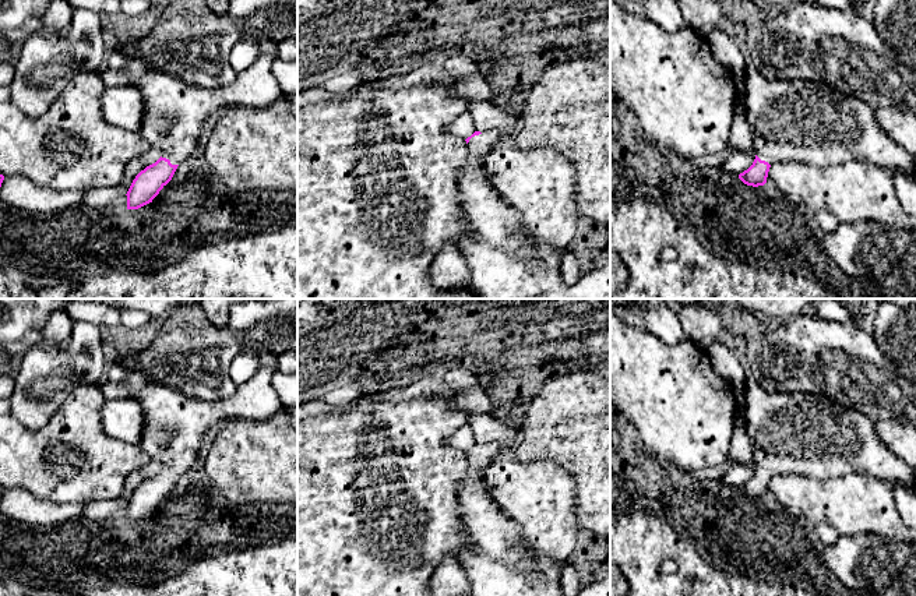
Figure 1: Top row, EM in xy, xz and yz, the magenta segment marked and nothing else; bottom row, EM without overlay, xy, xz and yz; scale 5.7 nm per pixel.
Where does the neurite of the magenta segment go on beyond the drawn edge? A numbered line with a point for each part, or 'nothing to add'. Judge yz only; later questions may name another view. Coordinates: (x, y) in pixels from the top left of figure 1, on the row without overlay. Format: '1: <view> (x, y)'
1: yz (800, 433)

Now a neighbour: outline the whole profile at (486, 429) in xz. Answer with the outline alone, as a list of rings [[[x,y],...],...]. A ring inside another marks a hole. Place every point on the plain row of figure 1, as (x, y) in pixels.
[[[471,413],[466,423],[472,427],[476,444],[480,445],[489,442],[504,445],[521,437],[521,430],[515,424],[489,415]]]

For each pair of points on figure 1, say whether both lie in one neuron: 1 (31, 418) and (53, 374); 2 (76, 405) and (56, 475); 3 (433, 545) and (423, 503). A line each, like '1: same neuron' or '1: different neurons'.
1: same neuron
2: same neuron
3: same neuron

